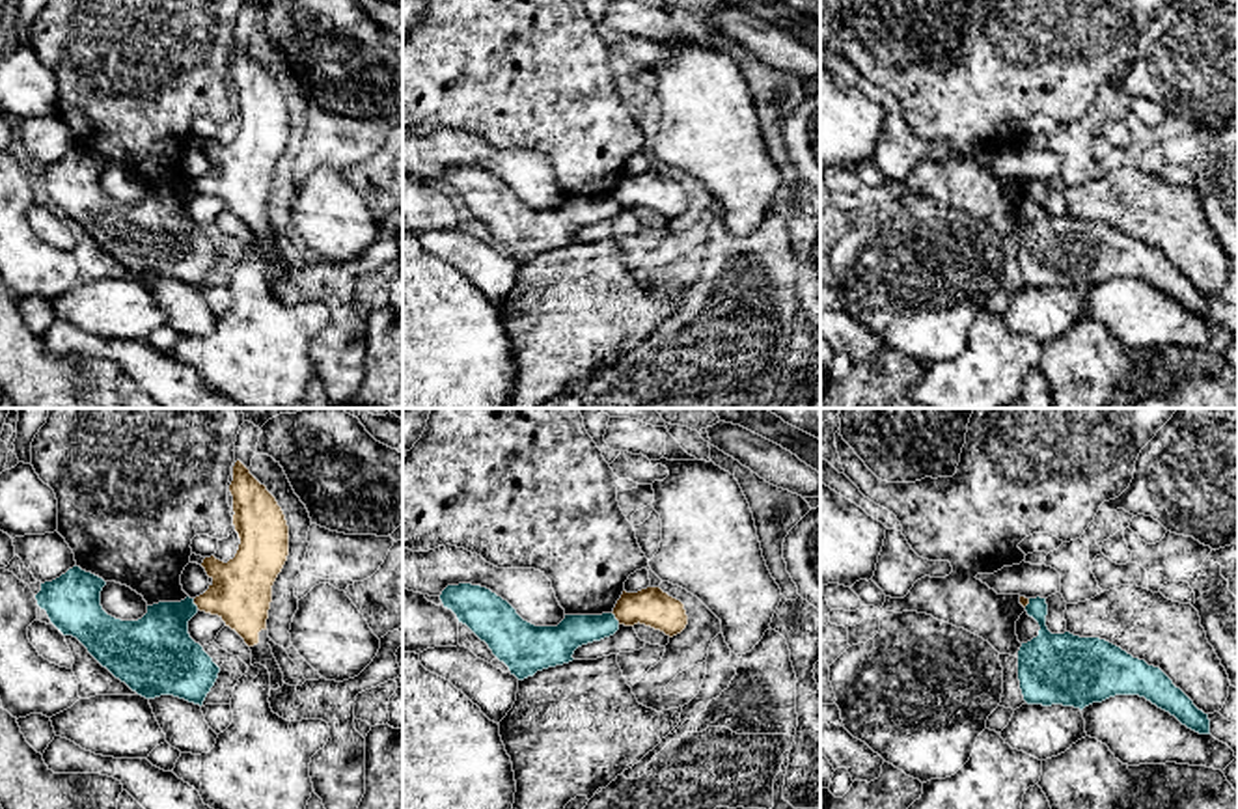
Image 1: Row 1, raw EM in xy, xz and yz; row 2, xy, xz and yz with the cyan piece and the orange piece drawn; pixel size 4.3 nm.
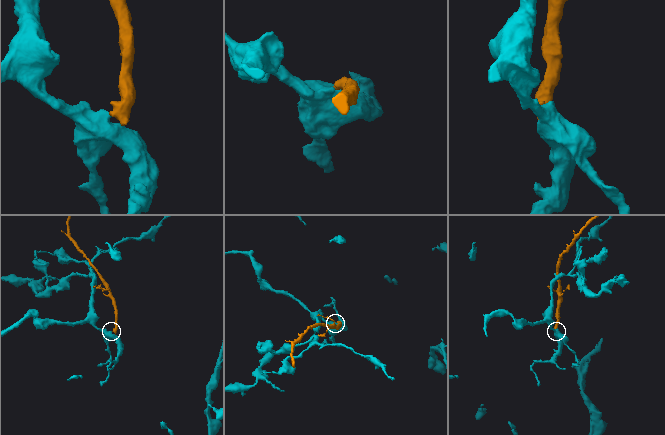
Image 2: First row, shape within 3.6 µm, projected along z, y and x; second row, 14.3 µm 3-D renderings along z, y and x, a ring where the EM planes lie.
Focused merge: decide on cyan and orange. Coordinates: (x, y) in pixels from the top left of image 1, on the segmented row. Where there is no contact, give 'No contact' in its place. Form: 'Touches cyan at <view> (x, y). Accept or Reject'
Touches cyan at xz (614, 617). Reject

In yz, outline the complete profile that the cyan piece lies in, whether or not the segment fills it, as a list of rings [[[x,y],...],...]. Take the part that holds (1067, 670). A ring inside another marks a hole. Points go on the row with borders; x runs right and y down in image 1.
[[[1029,598],[1025,606],[1040,630],[1018,651],[1018,680],[1027,705],[1063,705],[1083,710],[1115,695],[1139,695],[1175,716],[1182,725],[1210,734],[1208,714],[1145,660],[1100,638],[1070,632],[1052,634],[1046,626],[1046,598]]]

